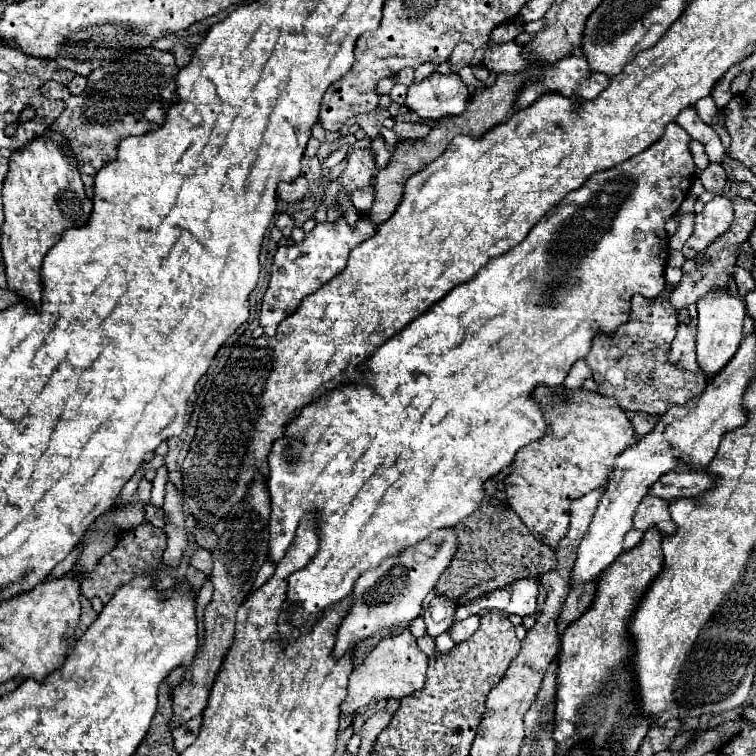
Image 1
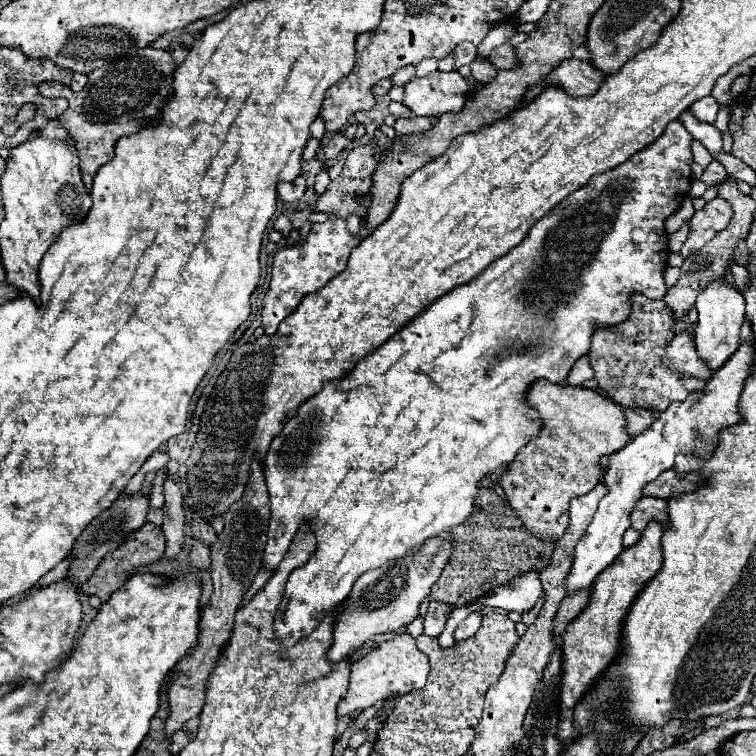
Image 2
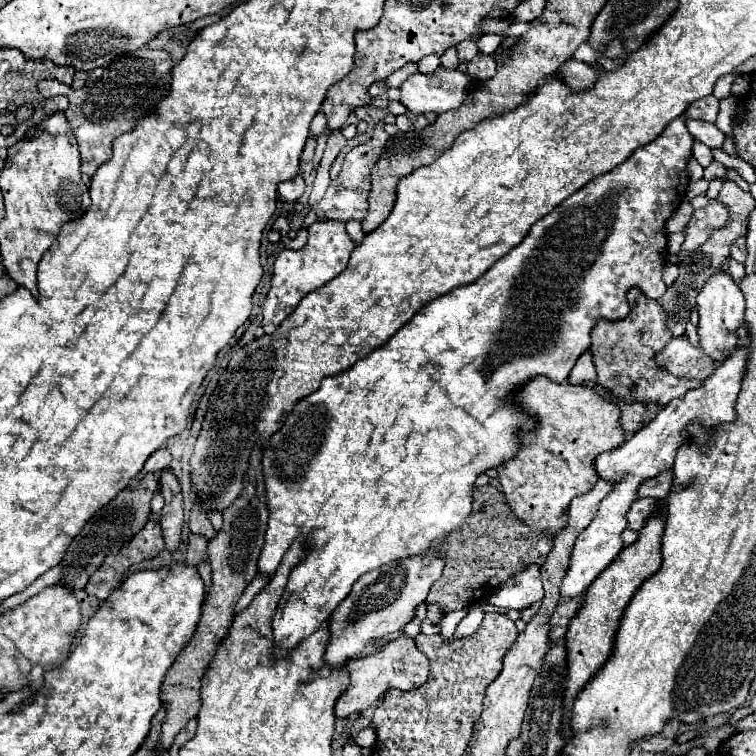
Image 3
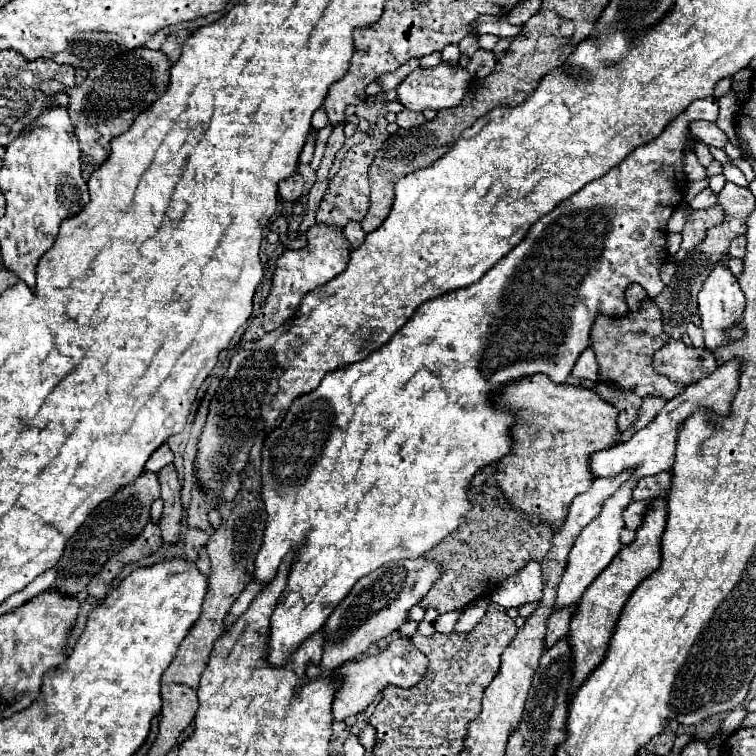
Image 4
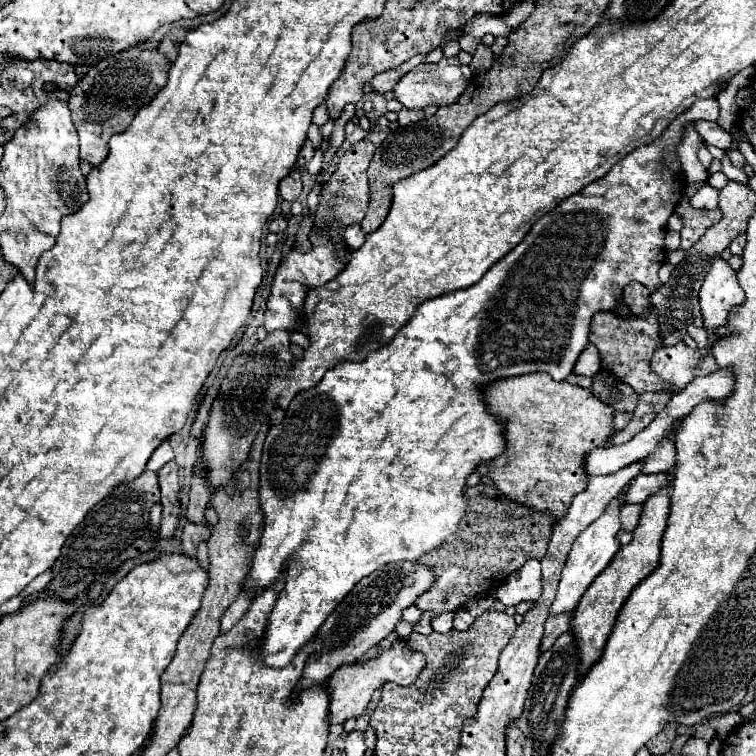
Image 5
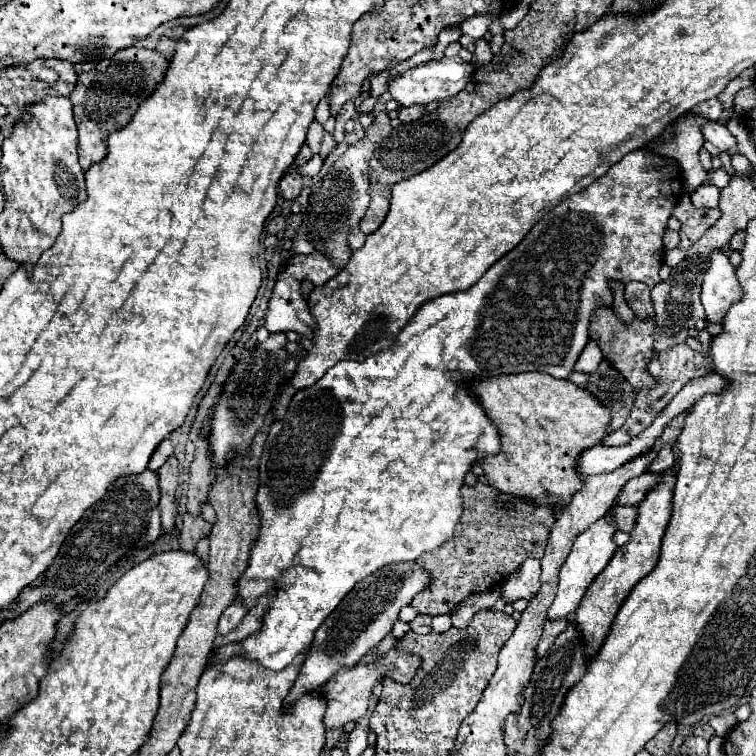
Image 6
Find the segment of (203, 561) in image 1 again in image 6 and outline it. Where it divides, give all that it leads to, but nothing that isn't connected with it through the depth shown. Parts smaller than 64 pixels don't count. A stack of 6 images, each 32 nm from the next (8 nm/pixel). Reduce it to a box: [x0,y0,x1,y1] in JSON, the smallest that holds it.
[180,514,212,552]

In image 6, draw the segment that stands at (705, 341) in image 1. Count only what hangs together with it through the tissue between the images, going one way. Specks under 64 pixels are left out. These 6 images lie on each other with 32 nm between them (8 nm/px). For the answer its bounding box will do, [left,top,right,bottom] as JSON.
[700,250,740,324]

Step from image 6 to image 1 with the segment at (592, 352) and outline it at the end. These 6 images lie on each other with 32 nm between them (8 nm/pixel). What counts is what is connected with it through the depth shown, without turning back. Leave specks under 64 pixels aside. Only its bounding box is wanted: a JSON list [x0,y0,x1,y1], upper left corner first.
[562,360,592,390]

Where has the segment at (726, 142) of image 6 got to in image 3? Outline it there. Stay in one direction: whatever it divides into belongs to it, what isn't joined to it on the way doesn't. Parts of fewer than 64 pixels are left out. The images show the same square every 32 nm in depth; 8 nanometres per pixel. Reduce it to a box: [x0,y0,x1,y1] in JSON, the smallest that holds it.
[686,120,724,150]

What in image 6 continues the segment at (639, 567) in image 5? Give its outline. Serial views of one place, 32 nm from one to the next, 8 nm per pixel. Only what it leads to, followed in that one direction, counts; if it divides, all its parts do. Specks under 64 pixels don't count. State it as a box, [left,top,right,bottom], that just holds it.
[572,472,676,660]

